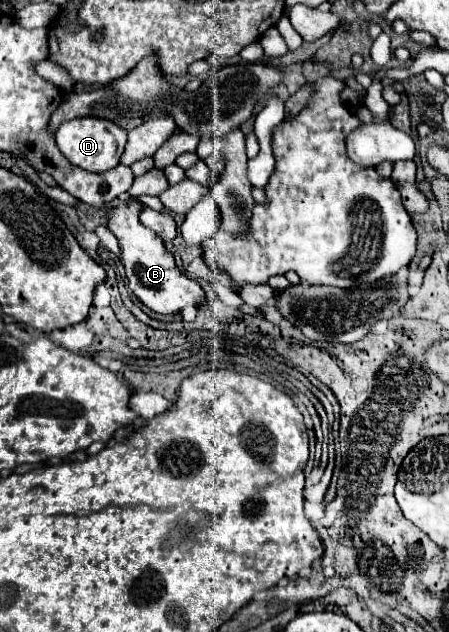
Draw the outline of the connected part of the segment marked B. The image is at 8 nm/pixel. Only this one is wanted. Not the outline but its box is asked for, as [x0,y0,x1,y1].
[108,199,206,315]

